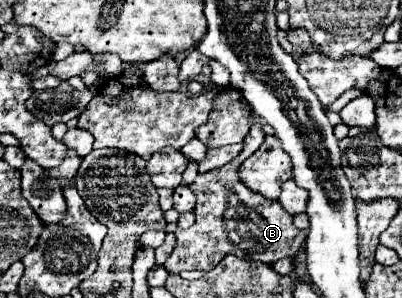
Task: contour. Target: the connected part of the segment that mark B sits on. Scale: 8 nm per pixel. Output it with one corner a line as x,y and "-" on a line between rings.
257,122
243,140
243,150
237,158
225,164
219,170
211,170
207,174
199,174
191,184
193,194
197,196
195,216
197,222
187,230
177,230
177,244
163,264
169,274
179,274
183,270
211,270
221,262
223,256
235,254
243,260
259,260
265,264
273,264
281,258
295,256
305,244
305,230
295,228
293,218
281,208
279,202
265,200
265,196
257,196
257,192
245,188
241,178
237,176
239,166
245,158
249,158
263,142
265,134
261,124

